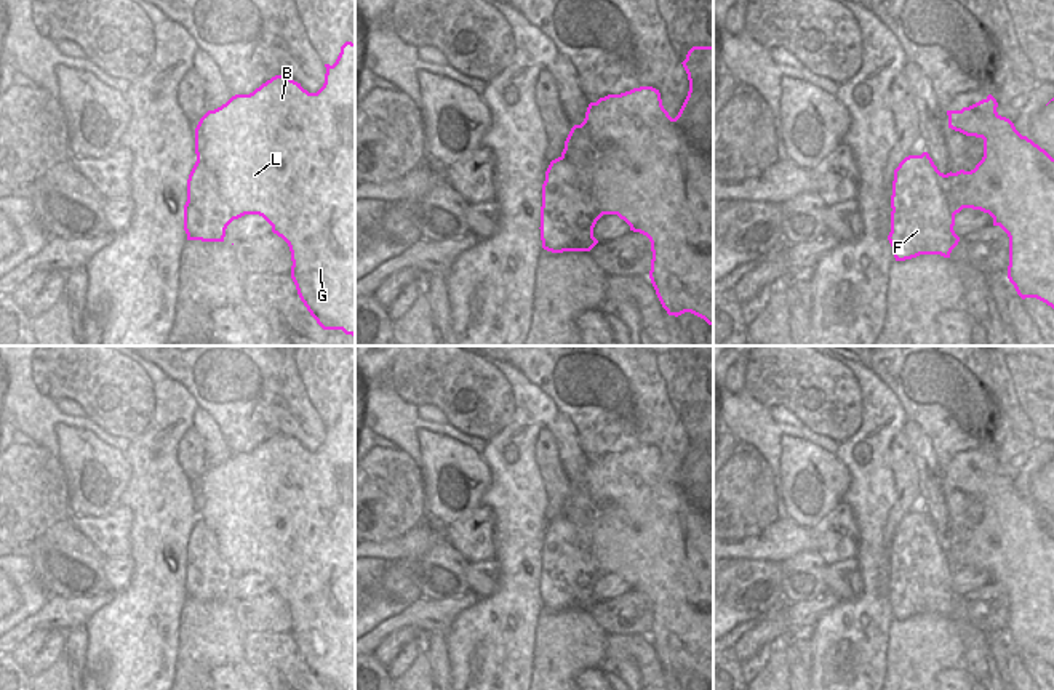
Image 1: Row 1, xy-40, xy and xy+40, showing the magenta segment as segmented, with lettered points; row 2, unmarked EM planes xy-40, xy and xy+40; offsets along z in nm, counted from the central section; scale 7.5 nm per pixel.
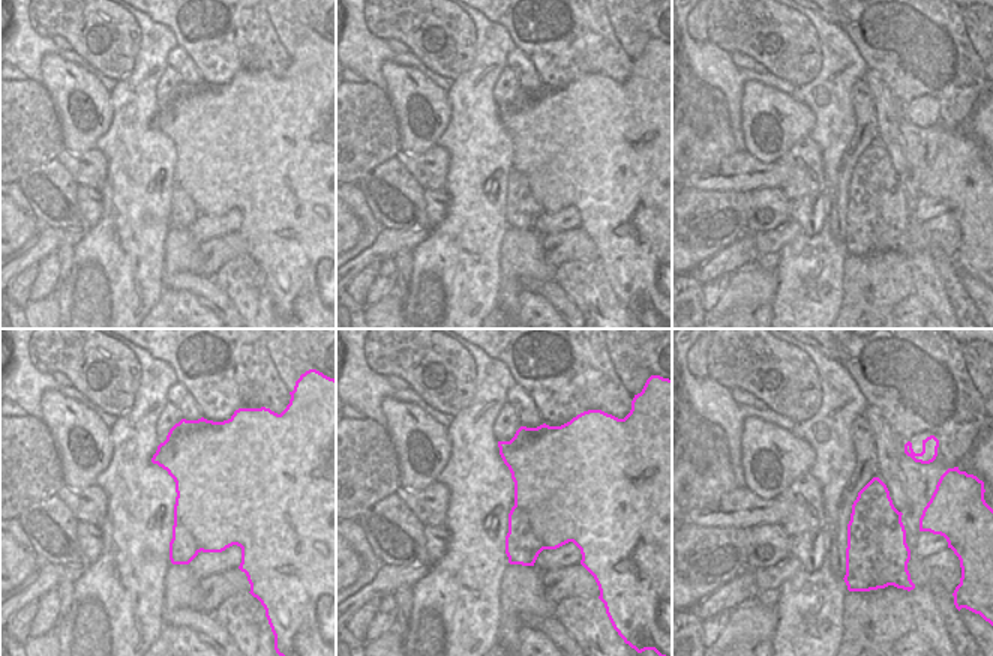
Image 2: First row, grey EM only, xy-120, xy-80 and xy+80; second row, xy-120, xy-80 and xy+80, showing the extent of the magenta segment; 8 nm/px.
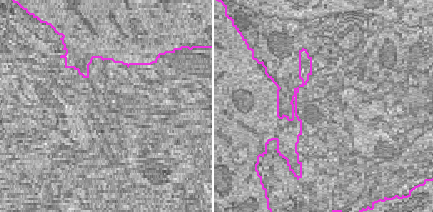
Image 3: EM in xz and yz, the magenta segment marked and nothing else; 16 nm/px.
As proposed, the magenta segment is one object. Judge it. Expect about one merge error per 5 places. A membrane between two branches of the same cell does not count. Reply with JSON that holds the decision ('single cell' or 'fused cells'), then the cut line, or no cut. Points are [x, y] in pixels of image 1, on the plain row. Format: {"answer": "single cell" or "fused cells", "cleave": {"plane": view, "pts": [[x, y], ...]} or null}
{"answer": "fused cells", "cleave": {"plane": "xy", "pts": [[562, 514], [573, 524], [578, 543], [603, 572]]}}

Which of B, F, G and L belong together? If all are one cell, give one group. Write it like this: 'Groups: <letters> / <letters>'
Groups: B G L / F.

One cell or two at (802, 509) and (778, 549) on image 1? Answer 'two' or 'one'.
two

